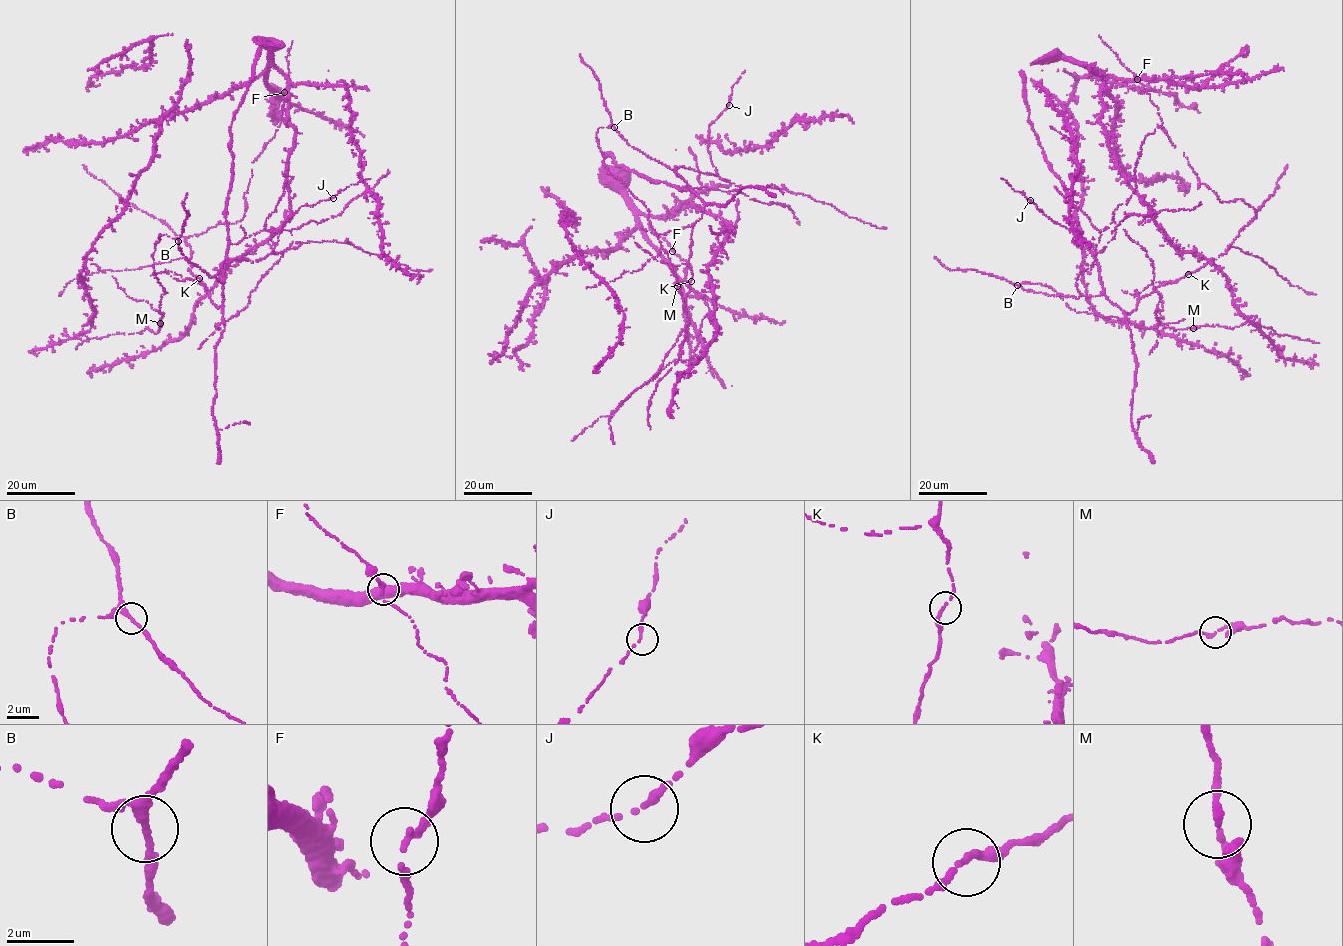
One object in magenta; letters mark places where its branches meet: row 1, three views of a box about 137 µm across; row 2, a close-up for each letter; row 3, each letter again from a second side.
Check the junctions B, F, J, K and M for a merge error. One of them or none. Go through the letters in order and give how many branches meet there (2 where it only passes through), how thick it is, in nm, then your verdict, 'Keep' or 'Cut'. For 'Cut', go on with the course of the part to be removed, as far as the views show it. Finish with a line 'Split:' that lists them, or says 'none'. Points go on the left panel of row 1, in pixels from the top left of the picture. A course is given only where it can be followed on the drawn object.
B: Branches: 2. Thickness 240 nm. Keep
F: Branches: 2. Thickness 180 nm. Keep
J: Branches: 2. Thickness 190 nm. Keep
K: Branches: 2. Thickness 200 nm. Keep
M: Branches: 2. Thickness 190 nm. Keep
Split: none

